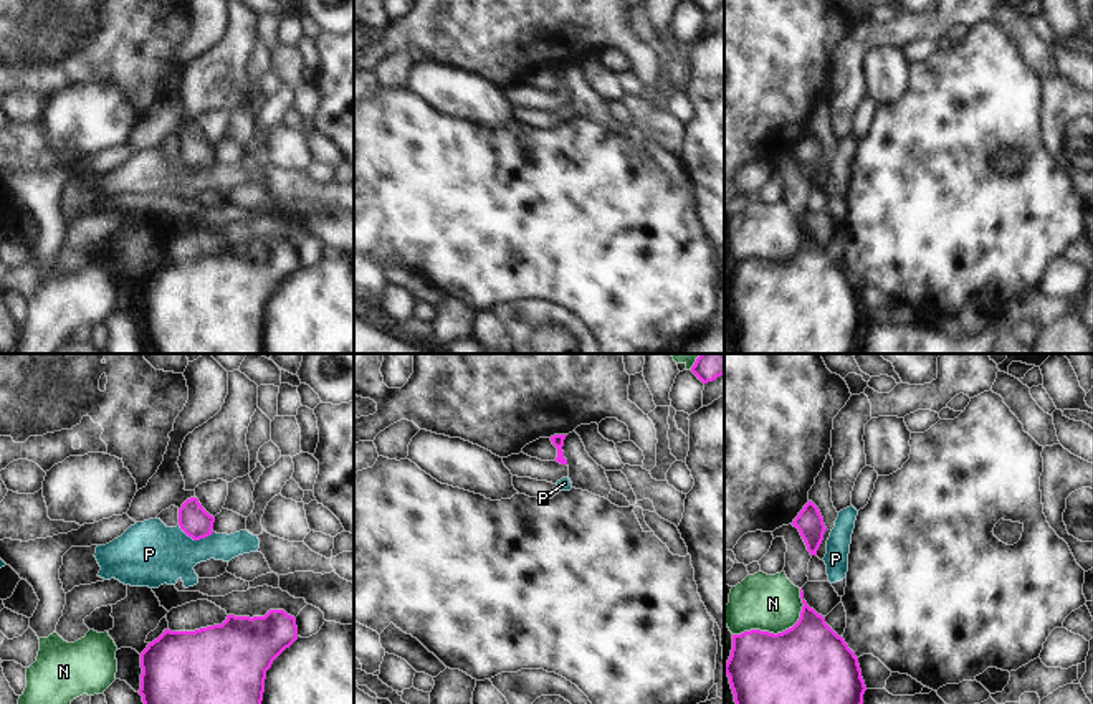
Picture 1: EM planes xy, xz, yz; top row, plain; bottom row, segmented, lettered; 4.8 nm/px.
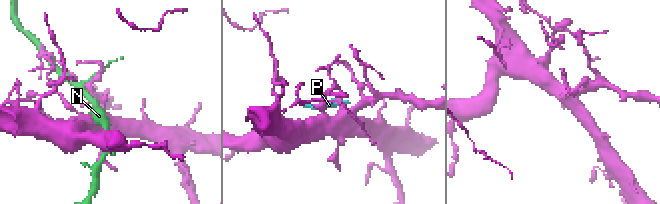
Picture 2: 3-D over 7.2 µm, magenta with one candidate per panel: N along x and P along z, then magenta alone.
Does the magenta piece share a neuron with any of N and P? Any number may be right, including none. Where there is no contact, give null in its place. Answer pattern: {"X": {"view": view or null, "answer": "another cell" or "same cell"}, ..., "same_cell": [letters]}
{"N": {"view": "yz", "answer": "another cell"}, "P": {"view": "xy", "answer": "another cell"}, "same_cell": []}

